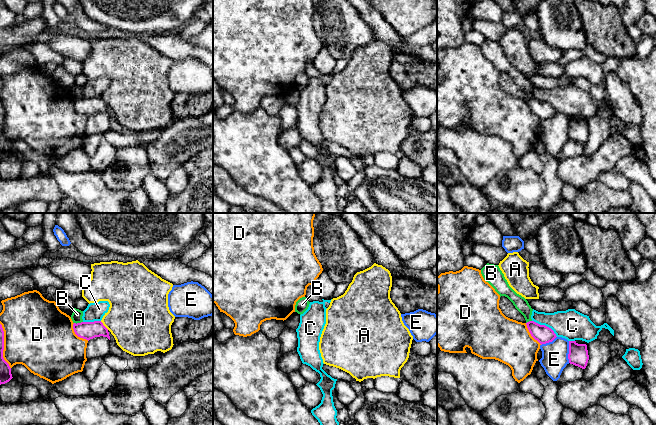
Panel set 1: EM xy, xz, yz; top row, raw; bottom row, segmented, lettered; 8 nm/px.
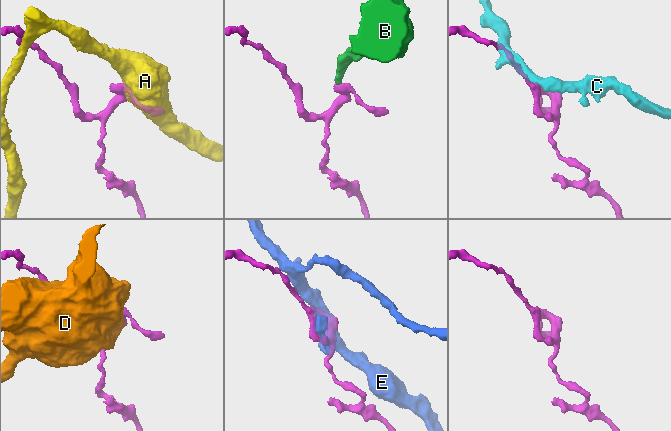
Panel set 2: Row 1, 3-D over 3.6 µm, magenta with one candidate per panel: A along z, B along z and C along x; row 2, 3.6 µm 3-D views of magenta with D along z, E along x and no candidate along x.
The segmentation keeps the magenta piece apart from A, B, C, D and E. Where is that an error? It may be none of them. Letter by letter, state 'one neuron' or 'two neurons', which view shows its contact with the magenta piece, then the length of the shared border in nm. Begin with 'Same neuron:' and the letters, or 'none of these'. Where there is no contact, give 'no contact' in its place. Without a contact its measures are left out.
Same neuron: none of these
A: two neurons; meets magenta in xy; contact 100 nm long
B: two neurons; meets magenta in xy; contact 70 nm long
C: two neurons; meets magenta in yz; contact 240 nm long
D: two neurons; meets magenta in xy; contact 190 nm long
E: two neurons; meets magenta in yz; contact 180 nm long

